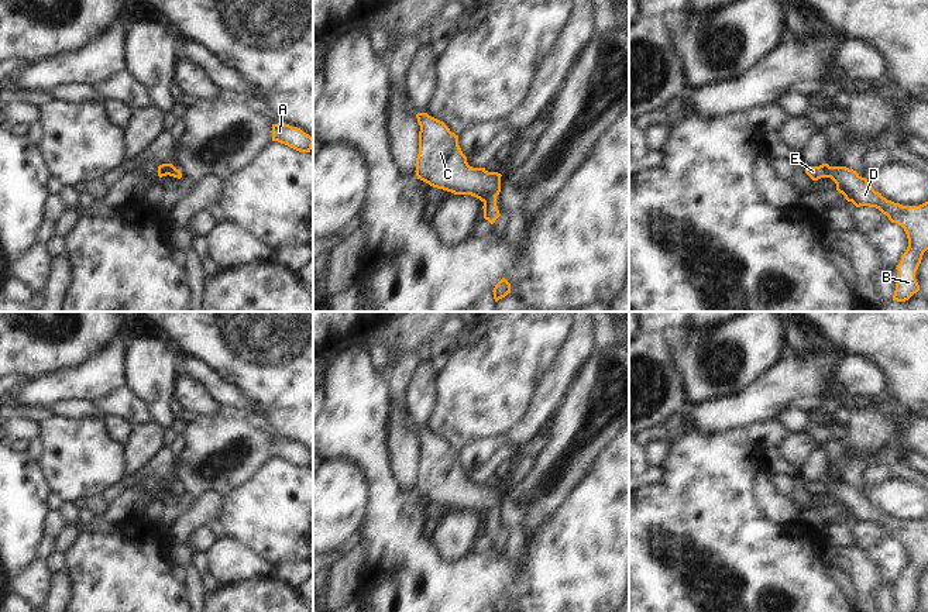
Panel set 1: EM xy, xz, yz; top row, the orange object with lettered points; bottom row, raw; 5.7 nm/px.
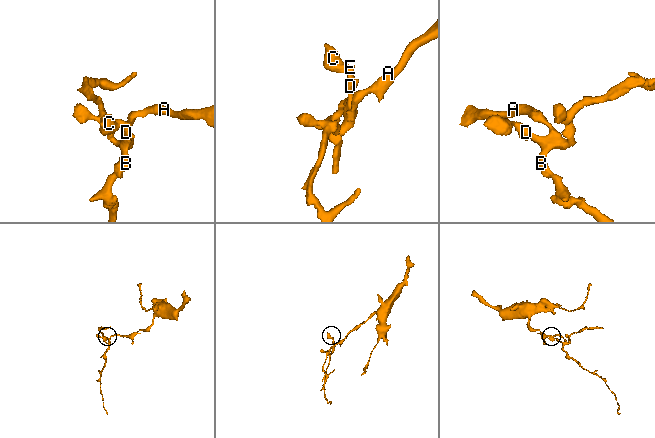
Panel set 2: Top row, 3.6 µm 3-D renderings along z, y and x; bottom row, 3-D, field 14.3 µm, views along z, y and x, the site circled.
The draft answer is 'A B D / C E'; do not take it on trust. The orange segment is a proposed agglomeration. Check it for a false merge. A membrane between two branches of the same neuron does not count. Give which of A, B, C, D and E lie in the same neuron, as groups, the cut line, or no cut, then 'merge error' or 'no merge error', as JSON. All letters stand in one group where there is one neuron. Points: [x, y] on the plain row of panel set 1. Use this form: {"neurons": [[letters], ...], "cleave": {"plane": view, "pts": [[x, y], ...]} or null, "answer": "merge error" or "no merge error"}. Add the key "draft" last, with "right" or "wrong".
{"neurons": [["A", "B", "C", "D", "E"]], "cleave": null, "answer": "no merge error", "draft": "wrong"}

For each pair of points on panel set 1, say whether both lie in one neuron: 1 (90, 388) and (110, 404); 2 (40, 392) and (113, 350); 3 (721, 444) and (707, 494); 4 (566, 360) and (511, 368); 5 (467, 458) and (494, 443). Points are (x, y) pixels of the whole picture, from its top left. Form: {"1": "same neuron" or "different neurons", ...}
{"1": "different neurons", "2": "same neuron", "3": "same neuron", "4": "different neurons", "5": "same neuron"}

